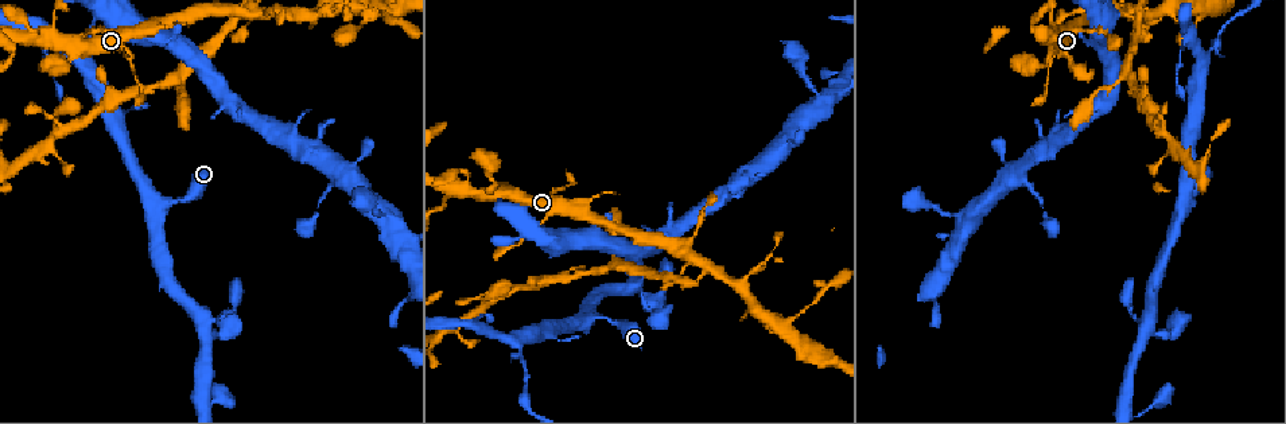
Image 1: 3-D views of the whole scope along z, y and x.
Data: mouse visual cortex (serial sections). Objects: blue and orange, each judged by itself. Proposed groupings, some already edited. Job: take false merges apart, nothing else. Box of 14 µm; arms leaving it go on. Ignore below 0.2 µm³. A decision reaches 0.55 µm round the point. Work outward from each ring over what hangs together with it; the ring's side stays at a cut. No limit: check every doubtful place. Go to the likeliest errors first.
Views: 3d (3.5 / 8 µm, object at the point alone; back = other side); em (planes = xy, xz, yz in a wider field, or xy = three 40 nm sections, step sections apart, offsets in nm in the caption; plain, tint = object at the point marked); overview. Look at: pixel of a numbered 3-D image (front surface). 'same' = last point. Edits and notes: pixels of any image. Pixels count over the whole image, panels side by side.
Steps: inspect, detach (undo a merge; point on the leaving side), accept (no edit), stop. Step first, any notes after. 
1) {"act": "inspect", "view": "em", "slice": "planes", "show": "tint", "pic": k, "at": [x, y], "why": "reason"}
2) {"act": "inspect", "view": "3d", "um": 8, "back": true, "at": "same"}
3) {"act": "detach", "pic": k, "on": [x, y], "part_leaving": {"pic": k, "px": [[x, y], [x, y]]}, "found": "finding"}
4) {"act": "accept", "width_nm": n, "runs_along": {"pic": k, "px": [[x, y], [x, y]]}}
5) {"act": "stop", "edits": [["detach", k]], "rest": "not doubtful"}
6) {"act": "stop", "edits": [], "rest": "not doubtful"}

{"act": "inspect", "view": "3d", "um": 8, "back": true, "pic": 1, "at": [255, 12], "why": "branch point"}

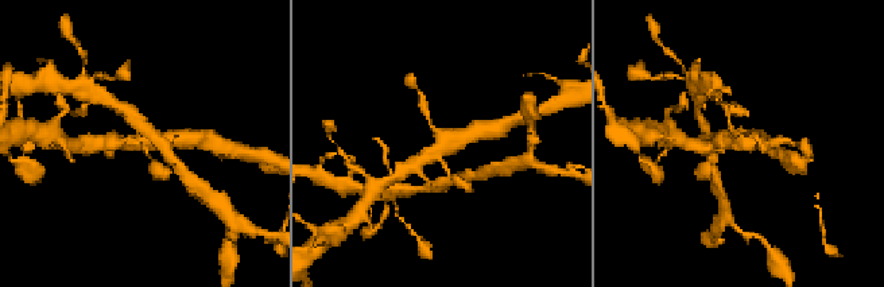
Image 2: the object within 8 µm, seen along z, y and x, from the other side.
{"act": "inspect", "view": "3d", "um": 3.5, "back": true, "pic": 2, "at": [735, 140]}

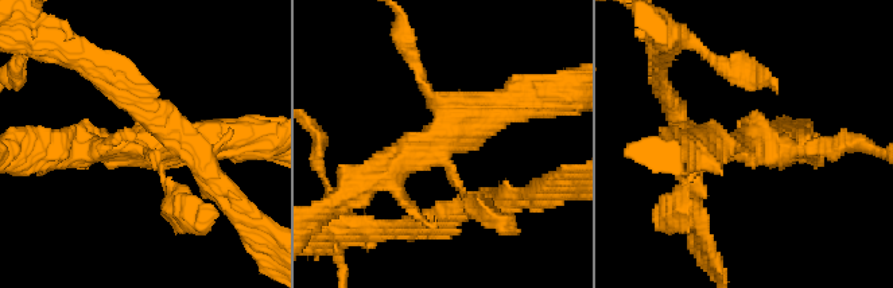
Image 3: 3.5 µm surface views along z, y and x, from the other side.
{"act": "inspect", "view": "em", "slice": "xy", "step": 3, "show": "tint", "pic": 3, "at": [143, 145], "why": "shape alone is not enough"}

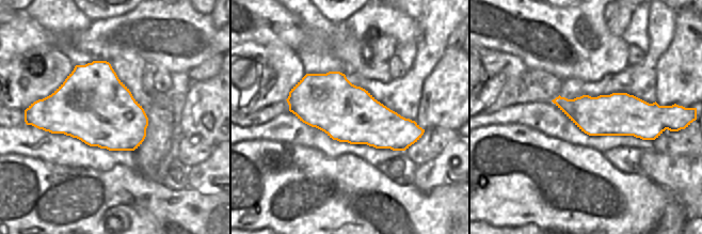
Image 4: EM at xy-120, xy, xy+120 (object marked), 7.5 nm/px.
{"act": "accept", "width_nm": 440, "runs_along": {"pic": 3, "px": [[520, 96], [442, 137], [454, 182], [484, 199]]}, "found": "continuous, no second cell"}

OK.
{"act": "inspect", "view": "3d", "um": 3.5, "pic": 1, "at": [1137, 11], "why": "three-way junction"}

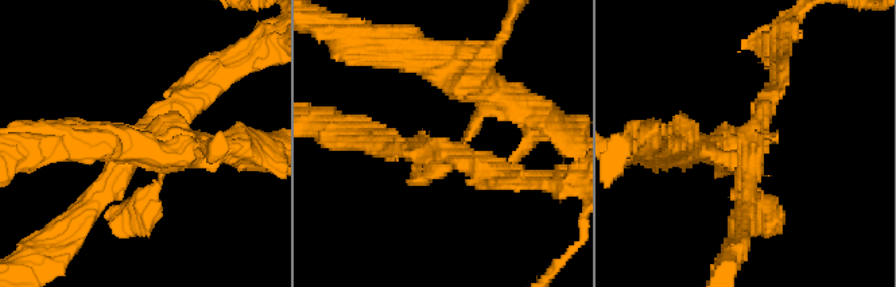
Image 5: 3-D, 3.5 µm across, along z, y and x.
{"act": "inspect", "view": "em", "slice": "xy", "step": 3, "show": "plain", "pic": 5, "at": [441, 151], "why": "shape alone is not enough"}

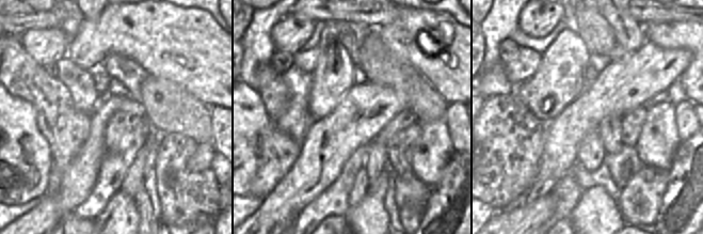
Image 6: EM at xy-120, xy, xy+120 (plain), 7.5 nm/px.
{"act": "inspect", "view": "em", "slice": "xy", "step": 3, "show": "tint", "at": "same"}

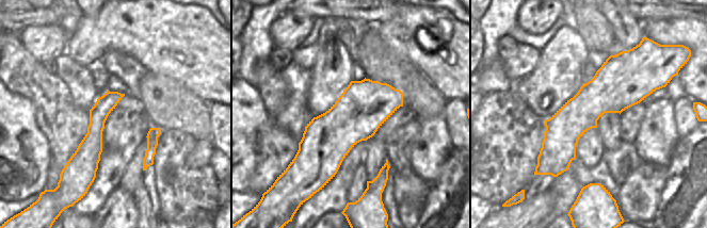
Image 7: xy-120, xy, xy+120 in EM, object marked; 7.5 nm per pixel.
{"act": "accept", "runs_along": {"pic": 7, "px": [[652, 83], [617, 84], [540, 159]]}, "found": "all the same cell"}

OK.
{"act": "inspect", "view": "3d", "um": 3.5, "pic": 1, "at": [1146, 13], "why": "two arms in line, one across"}

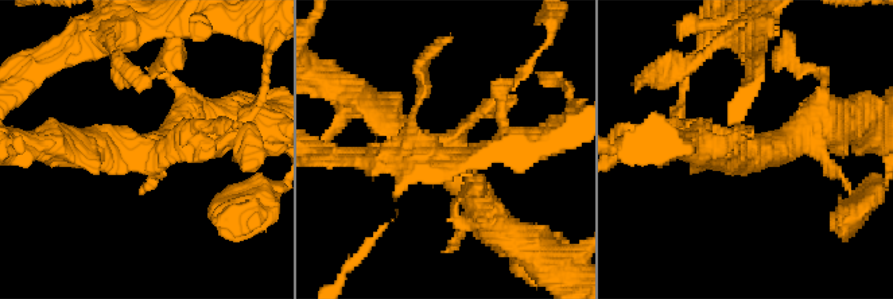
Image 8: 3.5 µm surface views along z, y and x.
{"act": "inspect", "view": "em", "slice": "xy", "step": 1, "show": "tint", "pic": 8, "at": [749, 153]}

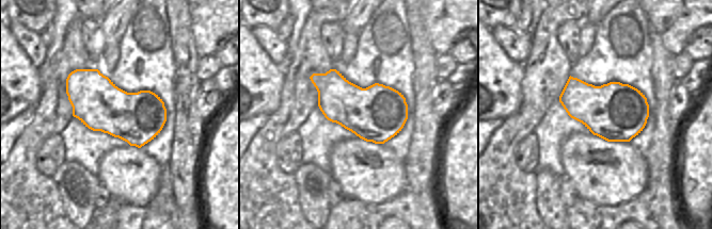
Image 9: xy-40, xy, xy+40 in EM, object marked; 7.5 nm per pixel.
{"act": "accept", "arm_widths_nm": [200, 350, 400], "runs_along": {"pic": 8, "px": [[360, 100], [446, 158], [488, 221]]}, "found": "all the same cell"}

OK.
{"act": "inspect", "view": "3d", "um": 3.5, "pic": 1, "at": [518, 339], "why": "thick turns thin"}

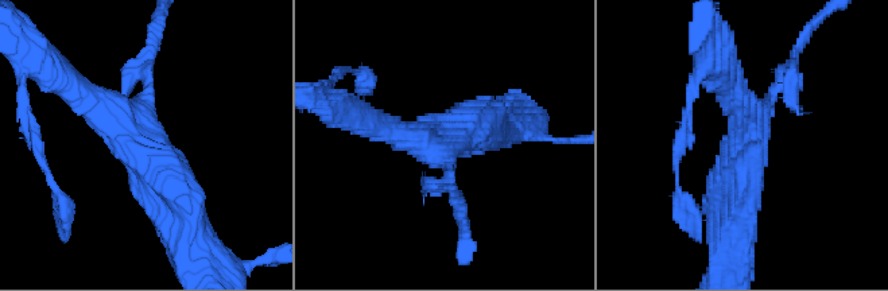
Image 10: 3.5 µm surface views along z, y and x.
{"act": "inspect", "view": "em", "slice": "planes", "show": "tint", "pic": 10, "at": [134, 134], "arms": 3, "arm_widths_nm": [150, 300, 500]}

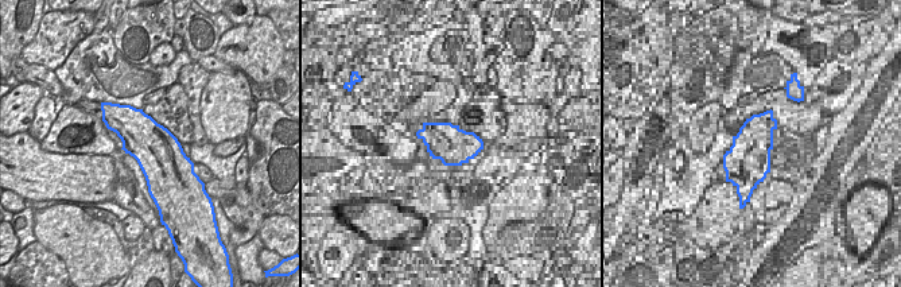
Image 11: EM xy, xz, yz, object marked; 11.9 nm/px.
{"act": "accept", "runs_along": {"pic": 10, "px": [[185, 210], [135, 136], [69, 82]]}, "found": "one cell here"}

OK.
{"act": "inspect", "view": "3d", "um": 3.5, "pic": 1, "at": [519, 356], "why": "calibre changes"}

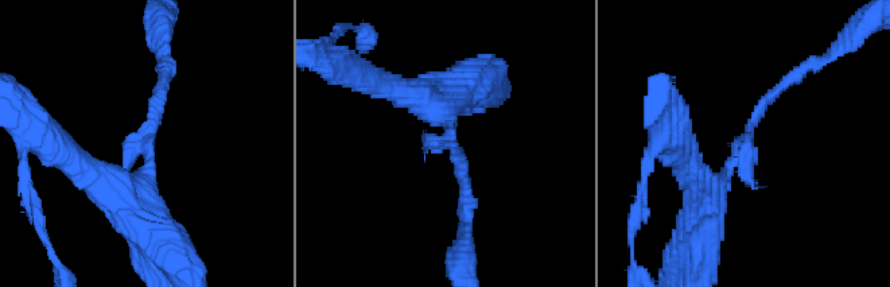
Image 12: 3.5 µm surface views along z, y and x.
{"act": "inspect", "view": "em", "slice": "xy", "step": 3, "show": "tint", "pic": 12, "at": [451, 136], "why": "need the tissue"}

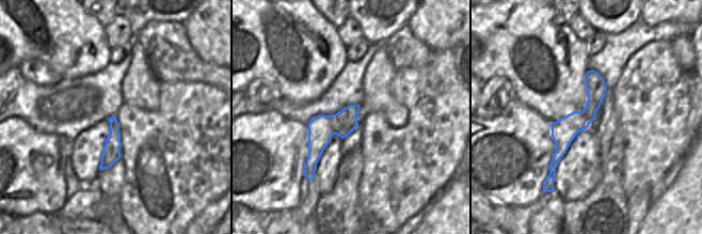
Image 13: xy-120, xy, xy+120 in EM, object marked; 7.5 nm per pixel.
{"act": "accept", "runs_along": {"pic": 13, "px": [[592, 73], [593, 105], [552, 173]]}, "found": "all the same cell"}

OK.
{"act": "stop", "edits": [], "rest": "not doubtful"}

